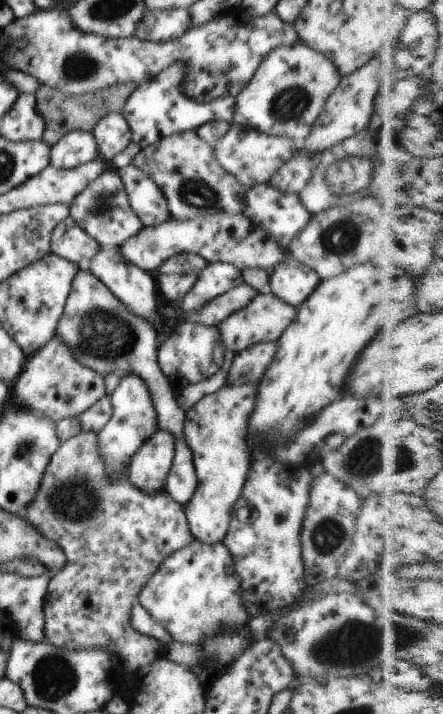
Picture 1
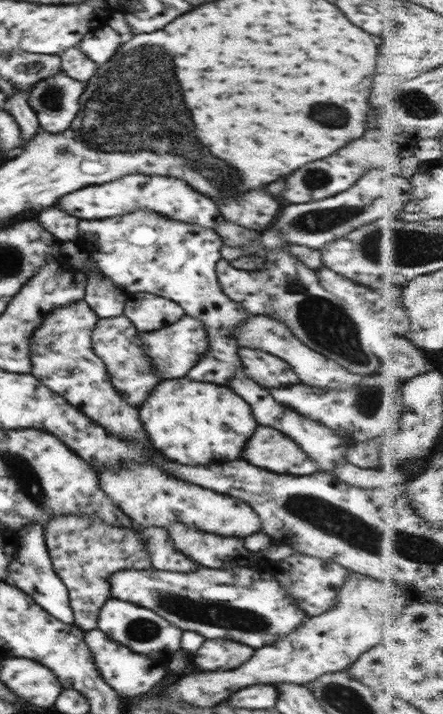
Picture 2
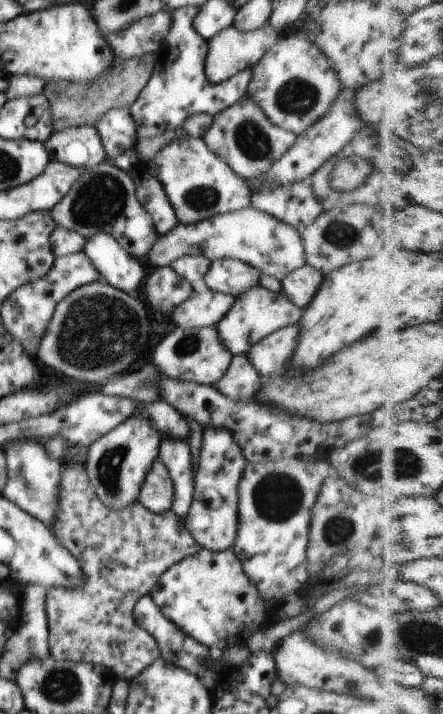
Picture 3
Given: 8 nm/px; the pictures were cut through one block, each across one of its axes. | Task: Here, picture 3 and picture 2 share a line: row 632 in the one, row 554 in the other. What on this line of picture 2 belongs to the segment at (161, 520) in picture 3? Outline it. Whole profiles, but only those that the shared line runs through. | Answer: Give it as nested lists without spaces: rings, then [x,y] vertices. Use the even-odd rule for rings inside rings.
[[[64,514],[52,516],[45,526],[45,544],[54,571],[63,580],[69,593],[74,624],[82,630],[97,628],[97,618],[101,606],[110,598],[110,577],[126,568],[150,569],[150,556],[142,544],[136,529],[118,527],[104,523],[93,516]]]

